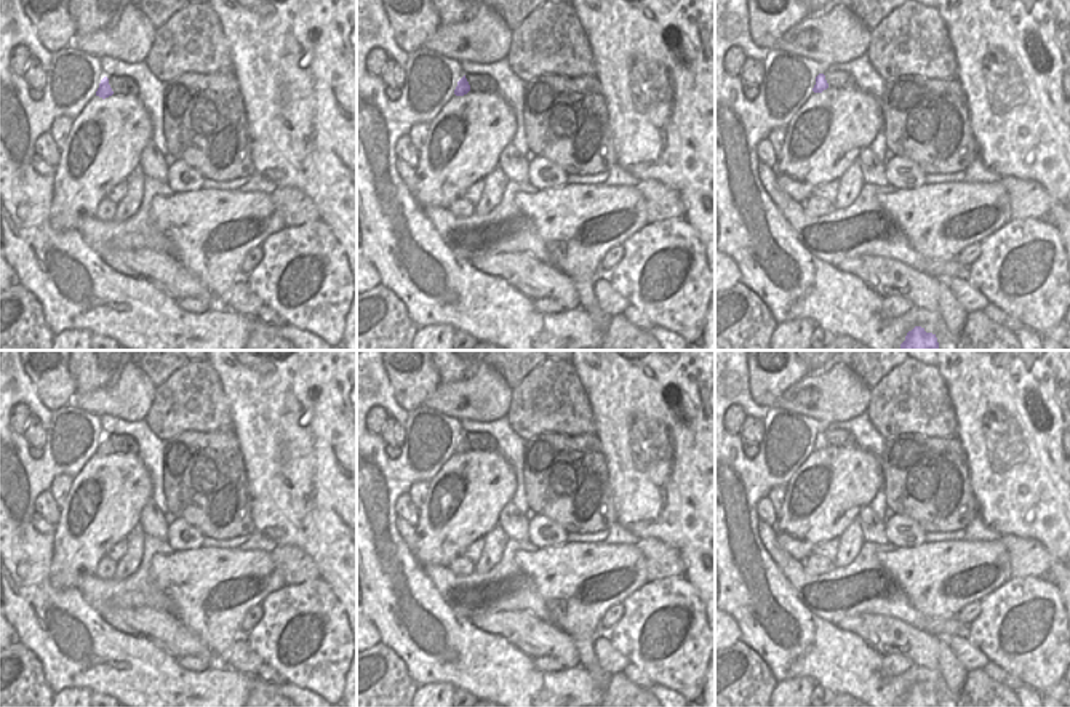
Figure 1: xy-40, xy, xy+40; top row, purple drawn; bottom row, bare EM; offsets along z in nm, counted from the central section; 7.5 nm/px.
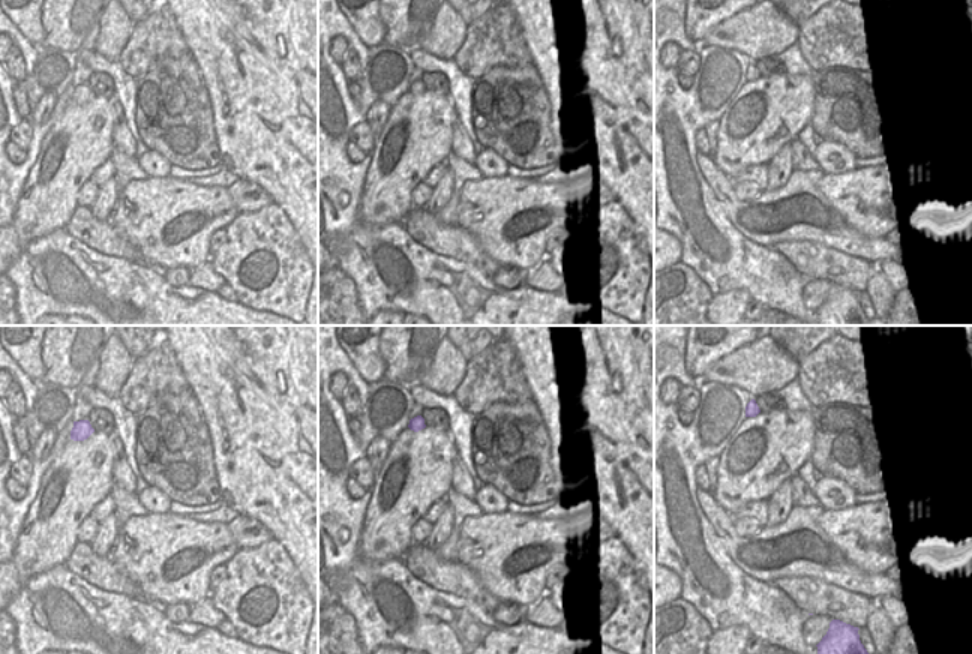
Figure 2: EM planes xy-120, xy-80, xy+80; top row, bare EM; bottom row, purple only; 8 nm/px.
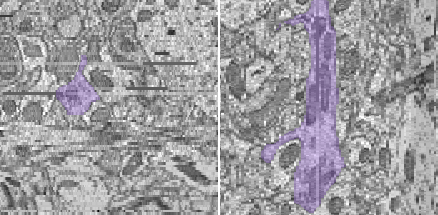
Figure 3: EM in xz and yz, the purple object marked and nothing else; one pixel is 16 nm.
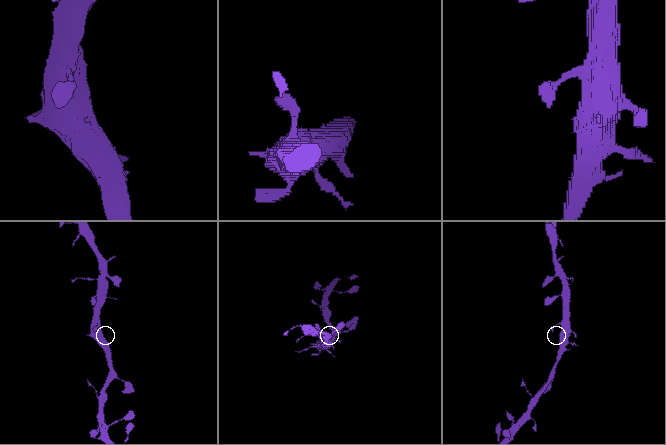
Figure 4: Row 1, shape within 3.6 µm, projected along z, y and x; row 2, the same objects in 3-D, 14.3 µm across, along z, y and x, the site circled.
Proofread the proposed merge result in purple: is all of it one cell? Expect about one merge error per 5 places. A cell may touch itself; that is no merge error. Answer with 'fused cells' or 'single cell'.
single cell

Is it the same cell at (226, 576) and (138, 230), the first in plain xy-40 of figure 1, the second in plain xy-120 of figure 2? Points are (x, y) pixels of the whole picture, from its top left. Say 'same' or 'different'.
same

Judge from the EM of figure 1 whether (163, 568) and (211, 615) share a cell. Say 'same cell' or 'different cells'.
same cell

